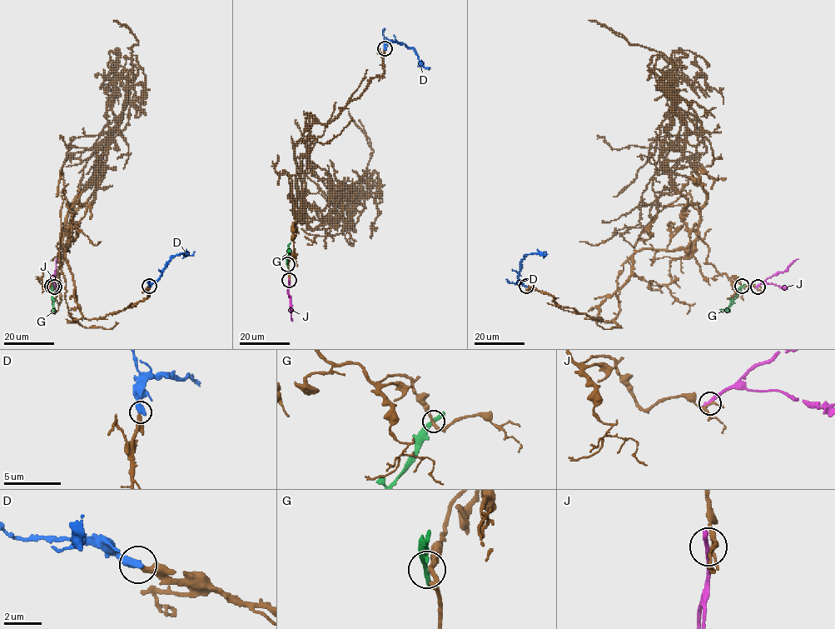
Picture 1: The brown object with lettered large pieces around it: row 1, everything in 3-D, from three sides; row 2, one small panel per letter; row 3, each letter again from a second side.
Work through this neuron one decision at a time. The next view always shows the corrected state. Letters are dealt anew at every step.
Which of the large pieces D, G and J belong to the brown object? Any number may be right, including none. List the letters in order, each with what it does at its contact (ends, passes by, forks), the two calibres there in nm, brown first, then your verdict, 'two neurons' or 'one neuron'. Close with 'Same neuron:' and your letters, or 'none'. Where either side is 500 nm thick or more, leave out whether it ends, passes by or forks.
D: 360 nm thick on the brown side, 500 nm on the other; one neuron
G: it ends there; 240 nm thick on the brown side, 360 nm on the other; two neurons
J: it ends there; 180 nm thick on the brown side, 360 nm on the other; two neurons
Same neuron: D

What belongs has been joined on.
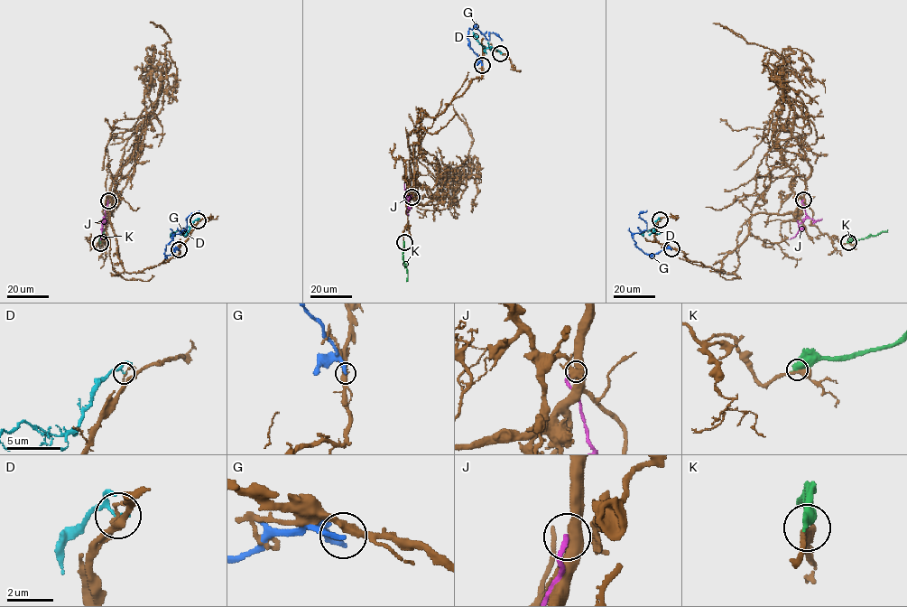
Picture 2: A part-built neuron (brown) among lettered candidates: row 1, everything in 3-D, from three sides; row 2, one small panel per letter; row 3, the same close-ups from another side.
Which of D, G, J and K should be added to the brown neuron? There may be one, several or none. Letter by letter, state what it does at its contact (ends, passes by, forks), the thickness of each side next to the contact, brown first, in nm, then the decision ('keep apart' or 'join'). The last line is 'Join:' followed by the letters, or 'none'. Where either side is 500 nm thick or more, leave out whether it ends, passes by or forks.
D: it passes by; calibres 110 and 110 nm; keep apart
G: it ends; calibres 340 and 240 nm; keep apart
J: it ends; calibres 440 and 200 nm; keep apart
K: calibres 320 and 500 nm; keep apart
Join: none

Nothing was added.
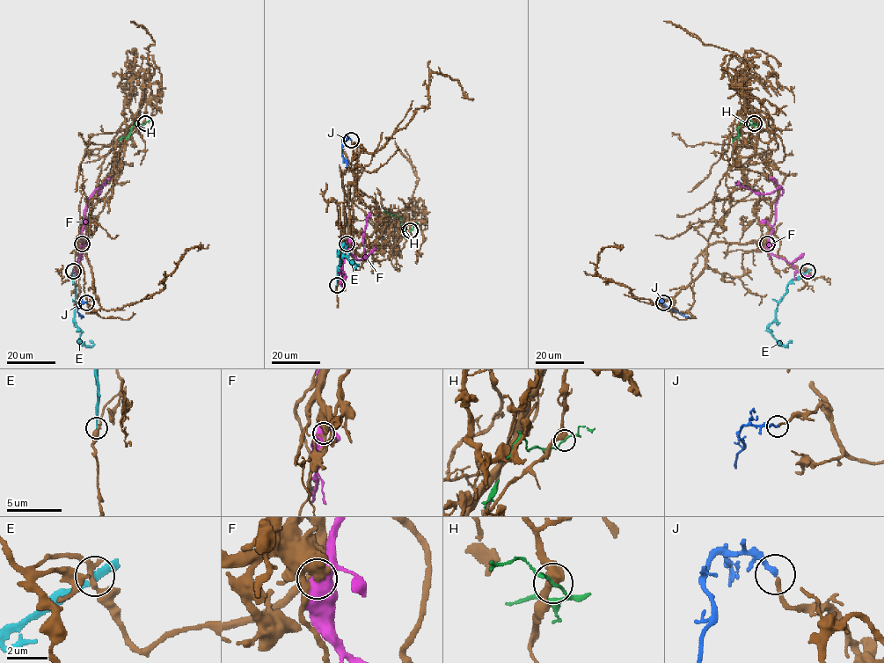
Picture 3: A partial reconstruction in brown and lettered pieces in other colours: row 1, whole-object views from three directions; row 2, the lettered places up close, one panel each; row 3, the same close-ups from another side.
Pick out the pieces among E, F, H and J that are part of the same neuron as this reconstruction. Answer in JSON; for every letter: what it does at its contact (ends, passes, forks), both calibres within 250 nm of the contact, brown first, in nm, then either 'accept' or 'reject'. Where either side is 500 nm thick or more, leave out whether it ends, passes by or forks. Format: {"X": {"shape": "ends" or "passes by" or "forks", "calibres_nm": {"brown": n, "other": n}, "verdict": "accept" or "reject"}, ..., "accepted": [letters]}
{"E": {"shape": "passes by", "calibres_nm": {"brown": 280, "other": 240}, "verdict": "reject"}, "F": {"calibres_nm": {"brown": 550, "other": 600}, "verdict": "reject"}, "H": {"calibres_nm": {"brown": 500, "other": 140}, "verdict": "reject"}, "J": {"shape": "ends", "calibres_nm": {"brown": 200, "other": 240}, "verdict": "accept"}, "accepted": ["J"]}

